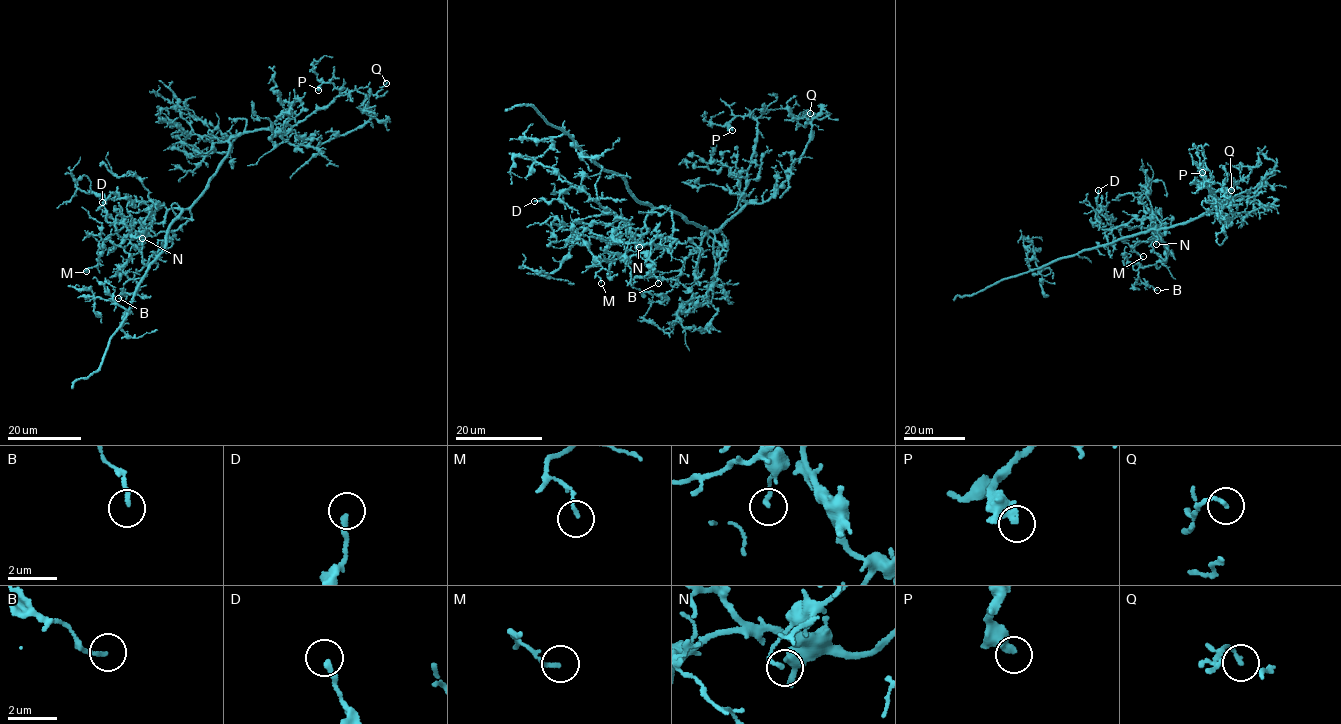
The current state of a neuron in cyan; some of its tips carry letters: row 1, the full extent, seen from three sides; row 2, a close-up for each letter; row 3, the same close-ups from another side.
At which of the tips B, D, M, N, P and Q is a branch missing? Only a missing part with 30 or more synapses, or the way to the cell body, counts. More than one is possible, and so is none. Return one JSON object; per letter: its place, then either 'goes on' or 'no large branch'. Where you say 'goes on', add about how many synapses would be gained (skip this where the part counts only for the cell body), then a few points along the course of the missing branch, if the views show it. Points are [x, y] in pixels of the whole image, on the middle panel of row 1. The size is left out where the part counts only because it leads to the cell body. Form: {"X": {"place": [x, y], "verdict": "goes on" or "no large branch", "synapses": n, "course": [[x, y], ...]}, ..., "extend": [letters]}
{"B": {"place": [658, 283], "verdict": "no large branch"}, "D": {"place": [534, 201], "verdict": "no large branch"}, "M": {"place": [601, 283], "verdict": "no large branch"}, "N": {"place": [639, 247], "verdict": "no large branch"}, "P": {"place": [732, 130], "verdict": "no large branch"}, "Q": {"place": [810, 113], "verdict": "no large branch"}, "extend": []}

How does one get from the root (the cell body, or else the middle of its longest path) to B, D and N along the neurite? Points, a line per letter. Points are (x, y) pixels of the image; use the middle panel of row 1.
B: (663, 207), (674, 225), (666, 237), (675, 241), (660, 248), (641, 243), (651, 243), (650, 261), (658, 283)
D: (663, 207), (653, 209), (644, 227), (632, 229), (621, 226), (609, 209), (573, 186), (549, 202), (534, 201)
N: (663, 207), (653, 209), (646, 218), (645, 227), (648, 228), (638, 240), (635, 248), (639, 247)

